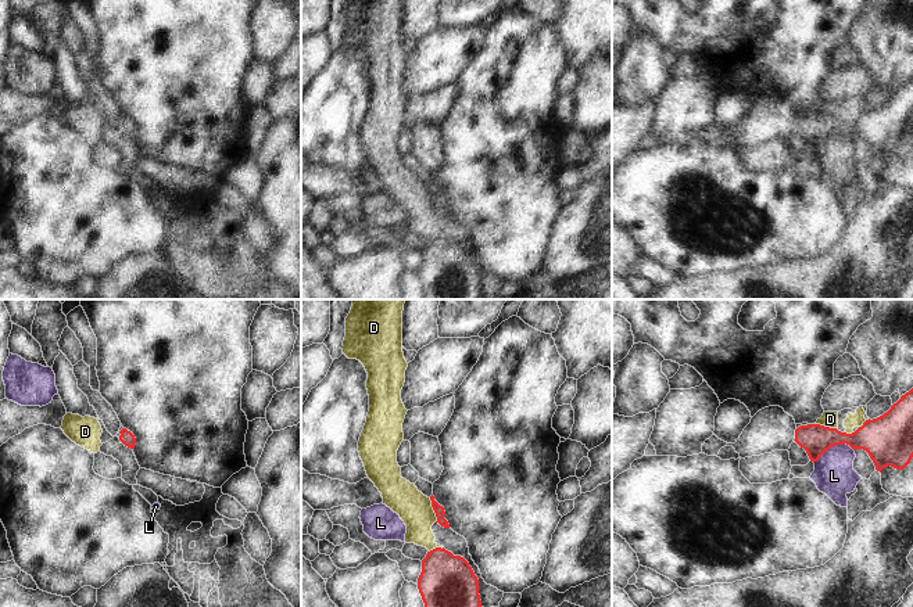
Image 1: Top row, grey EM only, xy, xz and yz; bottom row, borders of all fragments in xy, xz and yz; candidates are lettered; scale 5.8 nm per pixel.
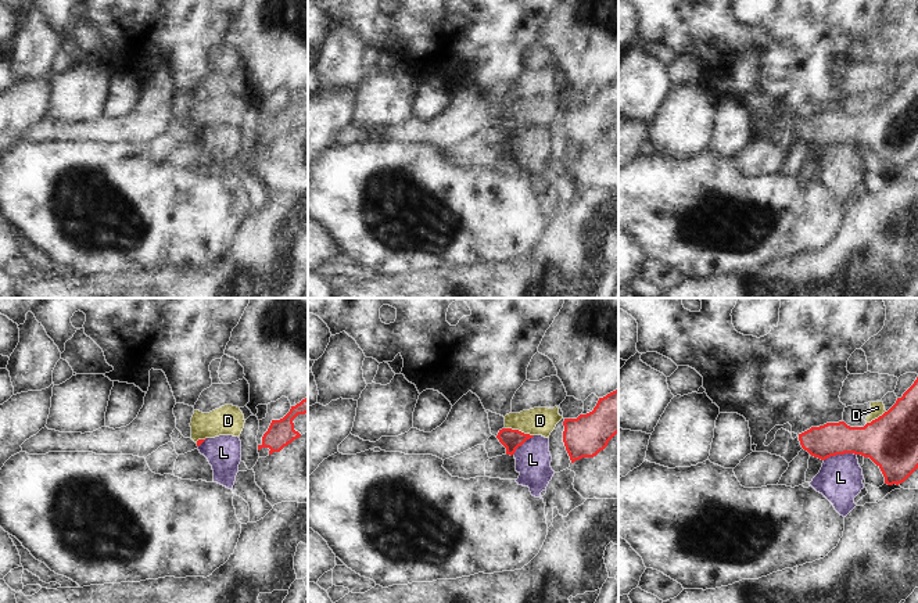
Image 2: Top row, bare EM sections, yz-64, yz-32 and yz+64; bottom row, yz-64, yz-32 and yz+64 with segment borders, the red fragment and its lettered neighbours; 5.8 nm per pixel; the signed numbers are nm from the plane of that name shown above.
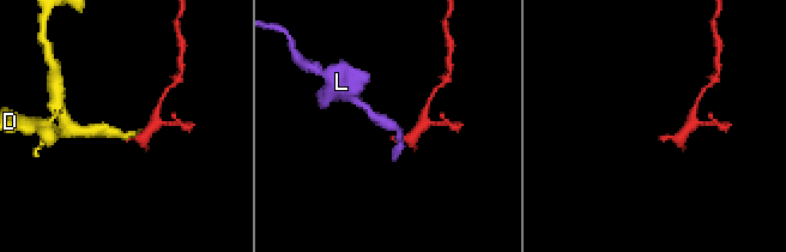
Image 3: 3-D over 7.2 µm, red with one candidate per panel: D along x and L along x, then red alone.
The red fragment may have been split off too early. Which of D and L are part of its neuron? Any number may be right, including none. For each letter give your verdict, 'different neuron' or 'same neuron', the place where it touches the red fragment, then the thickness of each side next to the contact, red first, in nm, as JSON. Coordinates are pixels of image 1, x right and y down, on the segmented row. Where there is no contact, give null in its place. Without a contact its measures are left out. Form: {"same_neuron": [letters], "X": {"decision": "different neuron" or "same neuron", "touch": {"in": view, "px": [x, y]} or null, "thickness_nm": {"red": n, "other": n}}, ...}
{"same_neuron": [], "D": {"decision": "different neuron", "touch": {"in": "xz", "px": [433, 509]}, "thickness_nm": {"red": 60, "other": 190}}, "L": {"decision": "different neuron", "touch": {"in": "yz", "px": [833, 445]}, "thickness_nm": {"red": 200, "other": 240}}}

